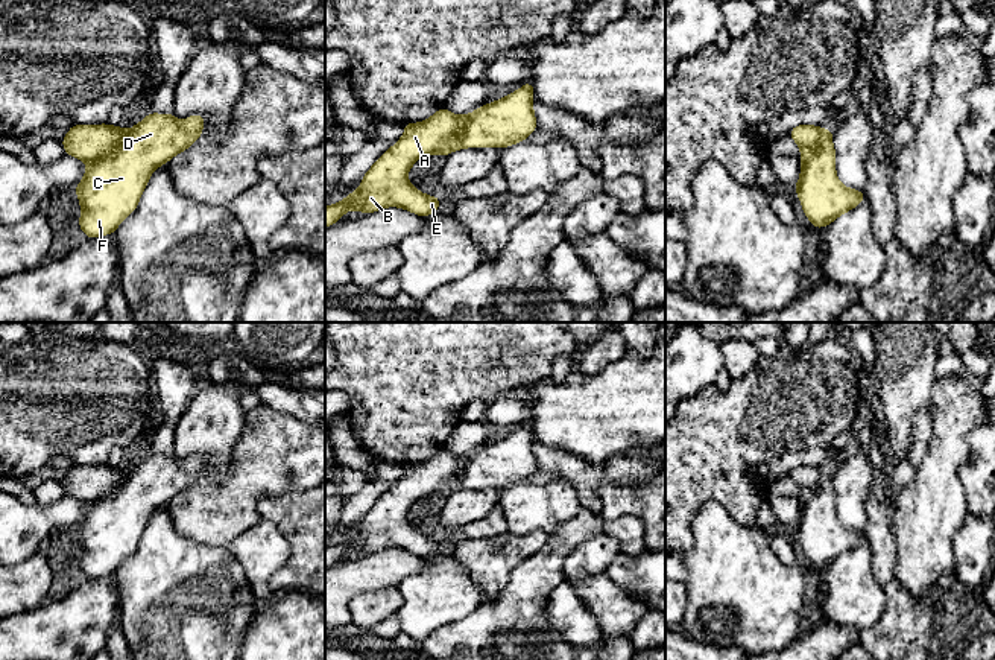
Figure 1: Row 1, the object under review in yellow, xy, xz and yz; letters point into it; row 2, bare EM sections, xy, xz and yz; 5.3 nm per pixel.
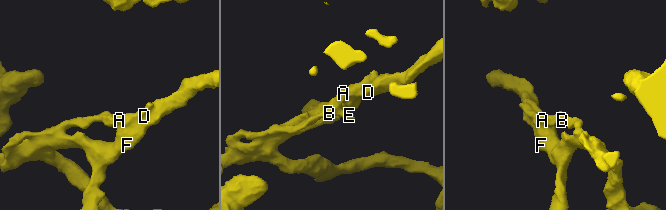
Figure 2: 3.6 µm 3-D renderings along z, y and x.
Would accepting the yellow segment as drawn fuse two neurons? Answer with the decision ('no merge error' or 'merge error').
no merge error

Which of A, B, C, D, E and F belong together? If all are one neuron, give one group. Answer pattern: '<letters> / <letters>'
A B C D E F

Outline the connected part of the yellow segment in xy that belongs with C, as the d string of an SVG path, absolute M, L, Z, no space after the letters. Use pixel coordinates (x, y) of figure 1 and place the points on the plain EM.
M156 453L147 455L128 471L108 464L73 465L62 479L64 491L88 505L81 525L73 529L81 541L79 569L90 579L114 573L120 563L137 549L153 511L190 488L202 478L202 468L202 455L178 461L175 455Z

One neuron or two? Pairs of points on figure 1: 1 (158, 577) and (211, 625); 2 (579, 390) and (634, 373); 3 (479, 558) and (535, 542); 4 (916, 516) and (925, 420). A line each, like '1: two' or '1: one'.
1: one
2: one
3: one
4: two

